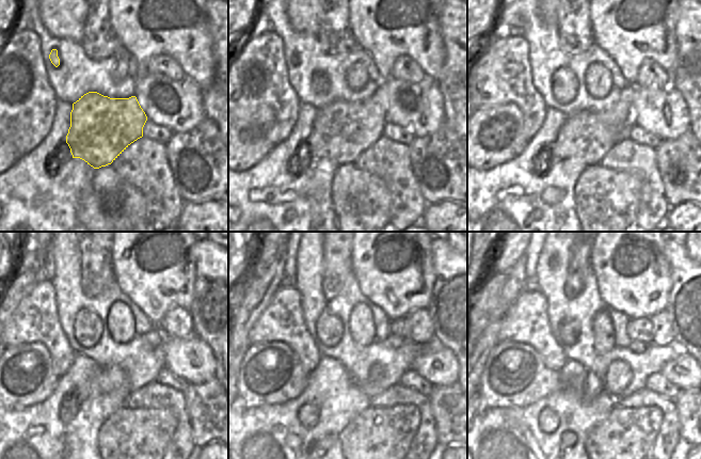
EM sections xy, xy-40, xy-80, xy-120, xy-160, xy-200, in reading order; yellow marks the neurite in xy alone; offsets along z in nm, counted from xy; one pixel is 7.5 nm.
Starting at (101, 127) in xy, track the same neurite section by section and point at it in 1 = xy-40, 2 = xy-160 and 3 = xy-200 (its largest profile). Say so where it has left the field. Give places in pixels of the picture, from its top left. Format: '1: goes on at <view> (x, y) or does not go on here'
1: goes on at xy-40 (341, 131)
2: goes on at xy-160 (393, 341)
3: goes on at xy-200 (638, 347)

